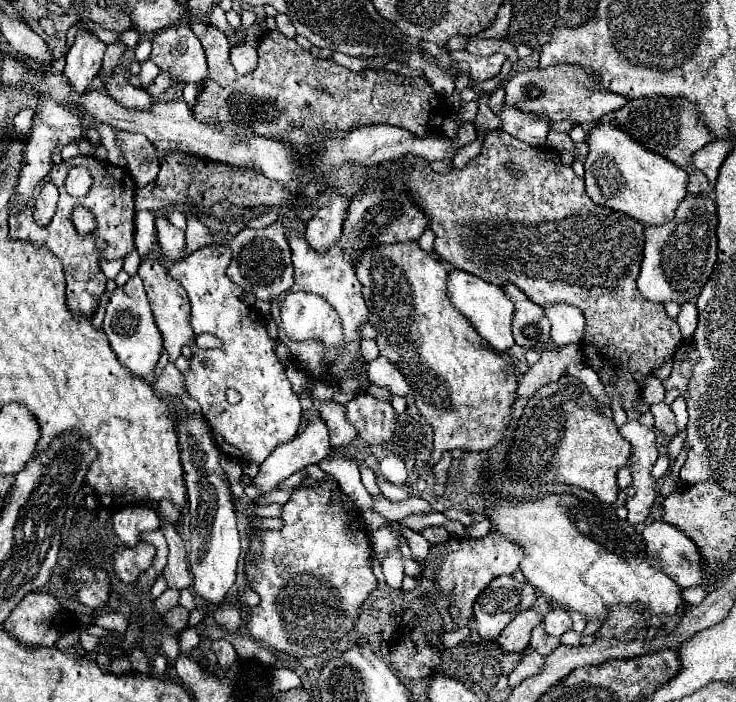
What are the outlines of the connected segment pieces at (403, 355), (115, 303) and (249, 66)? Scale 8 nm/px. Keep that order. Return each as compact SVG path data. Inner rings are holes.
M402 241L402 243L392 243L392 245L378 245L378 247L368 247L358 259L356 259L356 277L362 283L362 295L364 301L368 305L368 313L370 313L370 325L378 331L380 337L376 337L380 355L388 357L390 361L394 361L400 371L408 377L410 385L412 385L412 395L416 399L416 405L422 413L422 417L427 419L433 428L433 444L432 459L426 463L428 467L436 465L436 461L442 457L444 451L452 451L452 449L468 449L468 451L486 451L494 445L498 445L498 441L504 437L504 429L508 427L508 417L510 417L510 407L514 403L514 393L516 393L516 377L514 377L514 365L512 359L504 353L496 353L494 349L488 349L488 343L476 333L476 329L472 327L472 323L468 319L464 319L464 315L460 315L456 311L456 307L452 307L452 301L448 301L448 271L444 267L444 263L440 263L438 257L434 257L432 253L426 253L420 249L420 245L416 241Z
M132 275L124 287L118 287L106 305L106 319L104 319L104 333L110 341L112 351L120 359L120 363L134 375L134 377L148 377L160 357L162 351L162 337L154 323L152 309L142 285L140 275Z
M238 45L230 51L230 61L240 75L250 73L256 67L256 49L252 45Z

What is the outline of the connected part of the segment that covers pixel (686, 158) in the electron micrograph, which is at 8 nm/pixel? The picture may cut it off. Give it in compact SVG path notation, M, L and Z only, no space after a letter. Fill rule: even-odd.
M656 97L656 99L632 99L618 111L610 115L612 123L618 125L622 131L628 131L630 137L634 137L642 147L646 147L652 153L658 153L678 165L688 173L688 192L692 195L710 195L712 189L706 176L692 167L692 153L702 149L708 141L712 141L712 135L708 133L706 125L700 121L698 113L688 105L684 99L668 99L668 97Z

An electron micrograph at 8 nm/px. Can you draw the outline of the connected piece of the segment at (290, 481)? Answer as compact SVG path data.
M304 469L300 470L295 474L291 475L285 481L283 481L280 484L279 490L294 489L302 483L305 477L306 477L305 470Z

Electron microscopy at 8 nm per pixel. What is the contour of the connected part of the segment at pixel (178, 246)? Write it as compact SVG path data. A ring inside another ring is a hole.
M156 215L156 235L158 235L158 243L164 249L164 253L172 261L180 261L184 247L186 247L184 231L174 227L164 215Z

